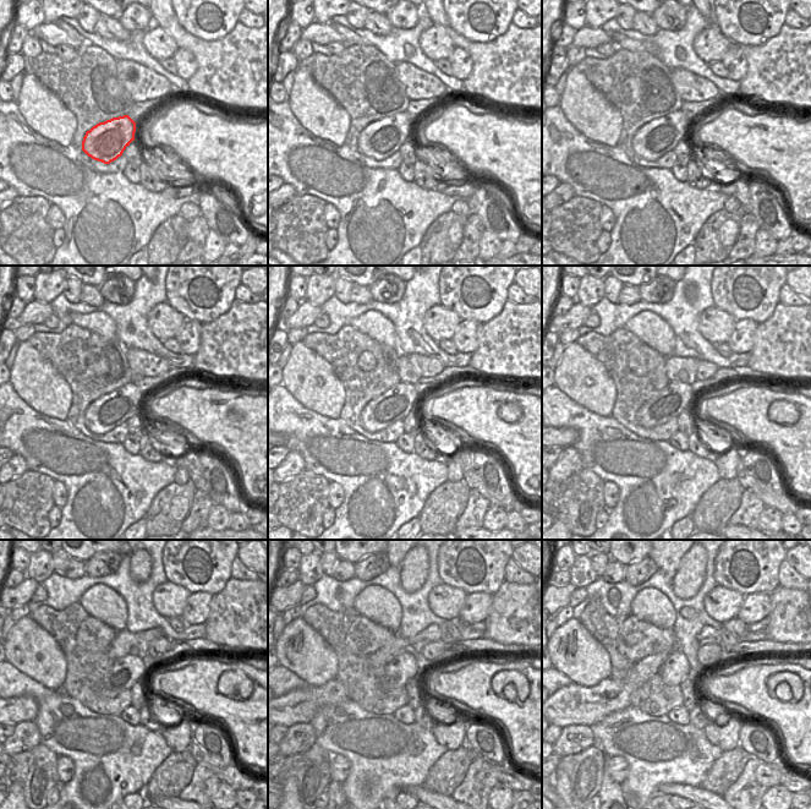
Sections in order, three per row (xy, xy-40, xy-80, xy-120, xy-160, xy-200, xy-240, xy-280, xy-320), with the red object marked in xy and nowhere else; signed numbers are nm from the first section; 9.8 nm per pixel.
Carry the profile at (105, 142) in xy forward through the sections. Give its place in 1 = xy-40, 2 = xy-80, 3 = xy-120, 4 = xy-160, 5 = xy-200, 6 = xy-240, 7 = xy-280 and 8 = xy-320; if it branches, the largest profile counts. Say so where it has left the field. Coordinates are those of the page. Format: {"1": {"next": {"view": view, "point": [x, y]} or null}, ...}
{"1": {"next": {"view": "xy-40", "point": [378, 140]}}, "2": {"next": {"view": "xy-80", "point": [653, 140]}}, "3": {"next": {"view": "xy-120", "point": [110, 410]}}, "4": {"next": {"view": "xy-160", "point": [393, 405]}}, "5": {"next": {"view": "xy-200", "point": [677, 397]}}, "6": {"next": {"view": "xy-240", "point": [126, 671]}}, "7": {"next": {"view": "xy-280", "point": [404, 667]}}, "8": {"next": {"view": "xy-320", "point": [675, 668]}}}

